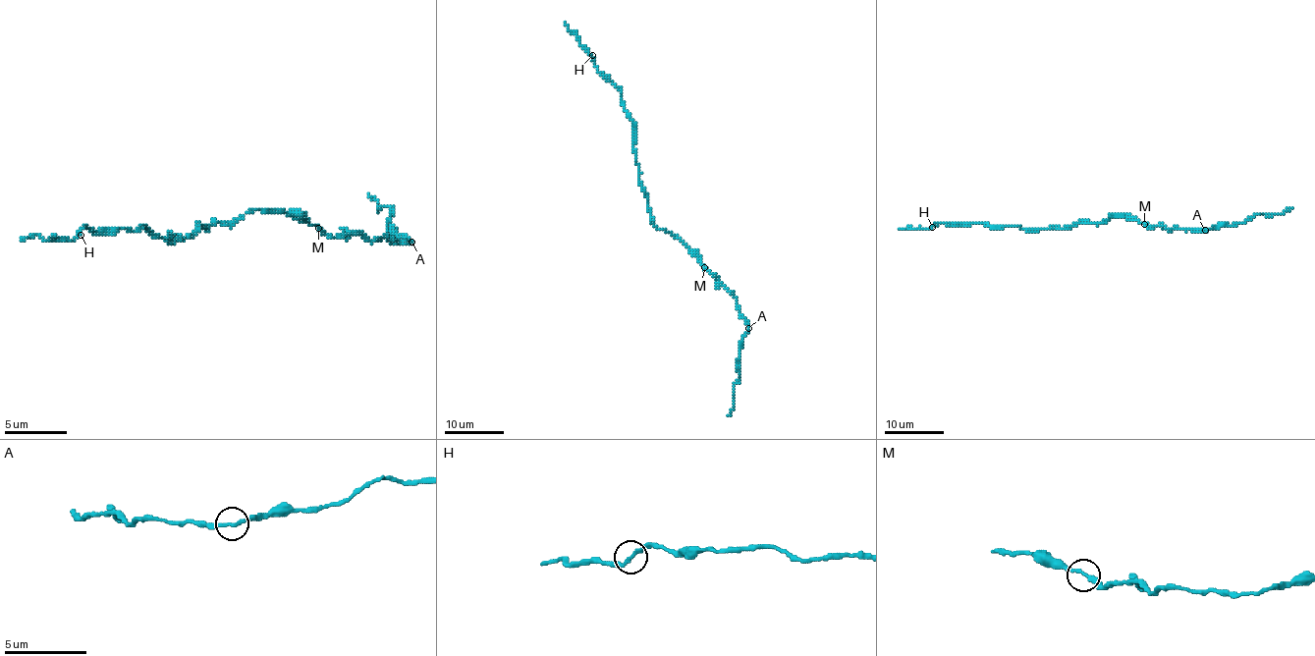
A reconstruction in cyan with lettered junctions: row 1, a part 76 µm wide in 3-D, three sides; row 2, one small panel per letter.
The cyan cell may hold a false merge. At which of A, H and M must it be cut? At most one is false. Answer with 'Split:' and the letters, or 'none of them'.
Split: A

